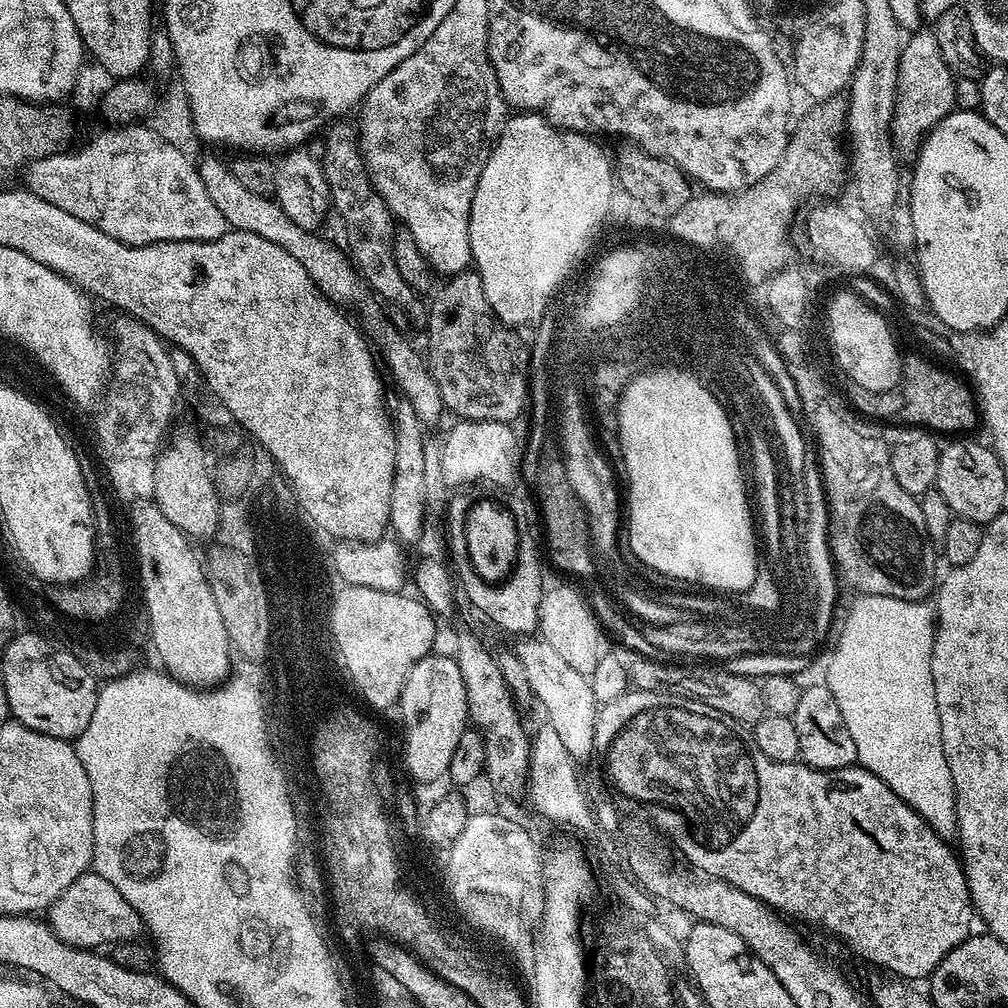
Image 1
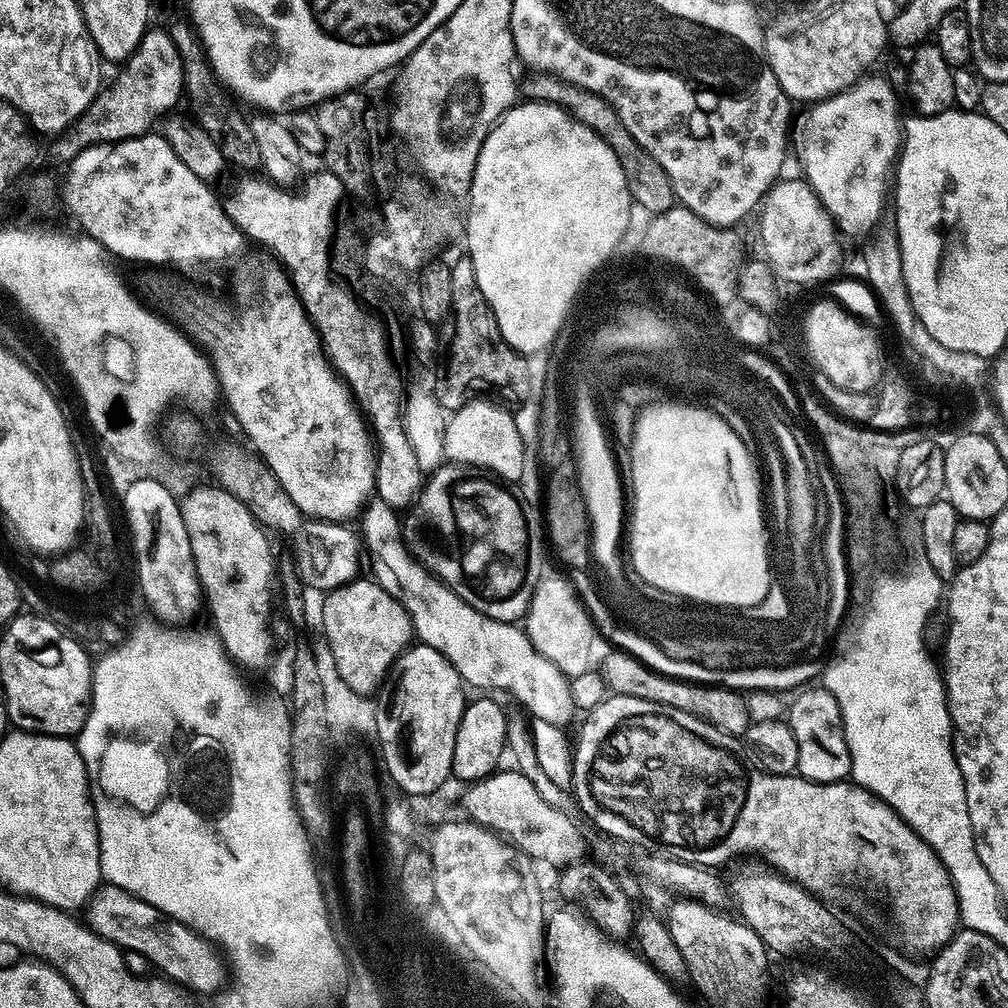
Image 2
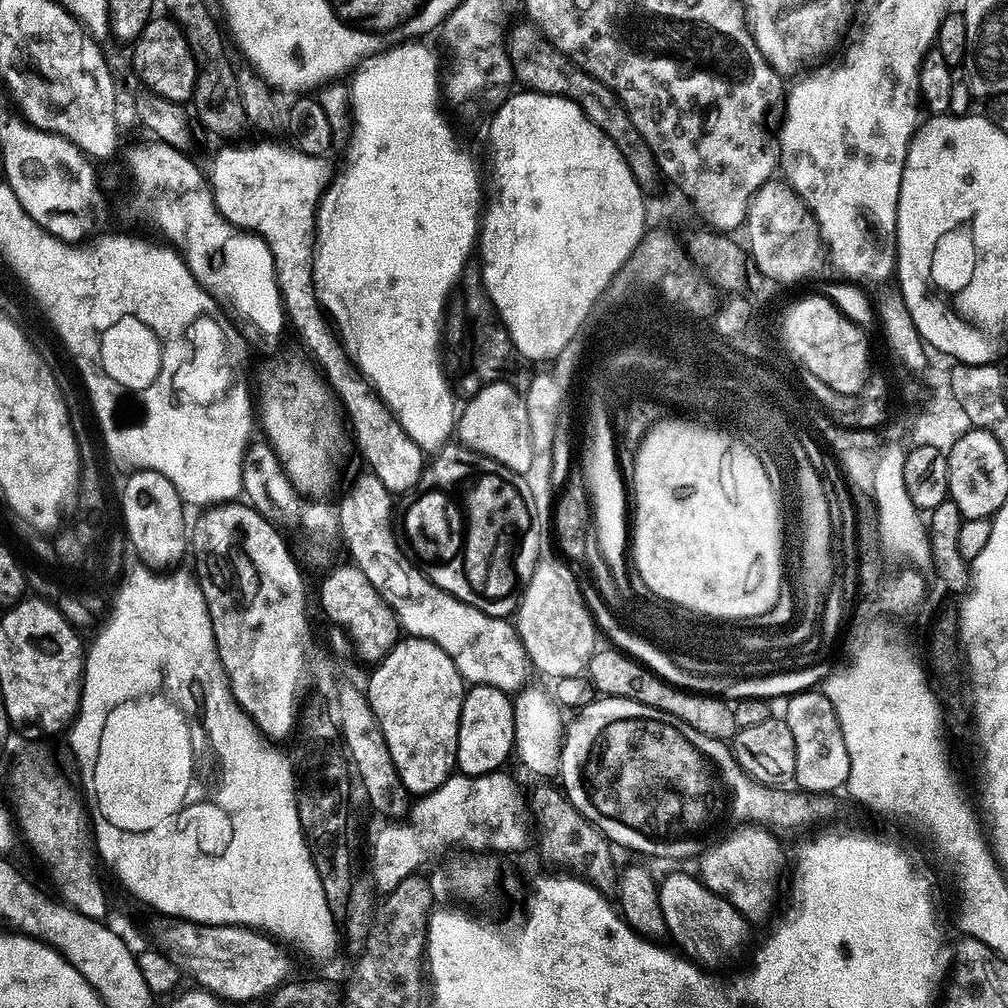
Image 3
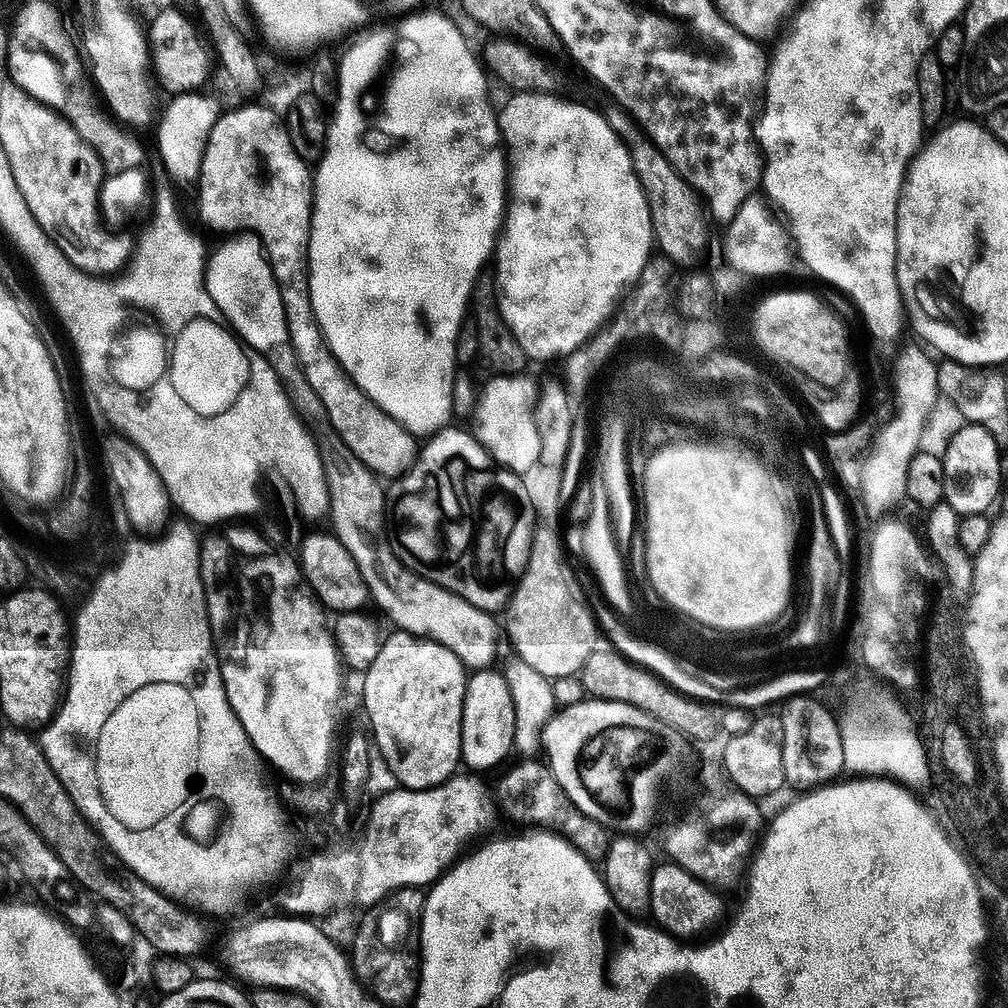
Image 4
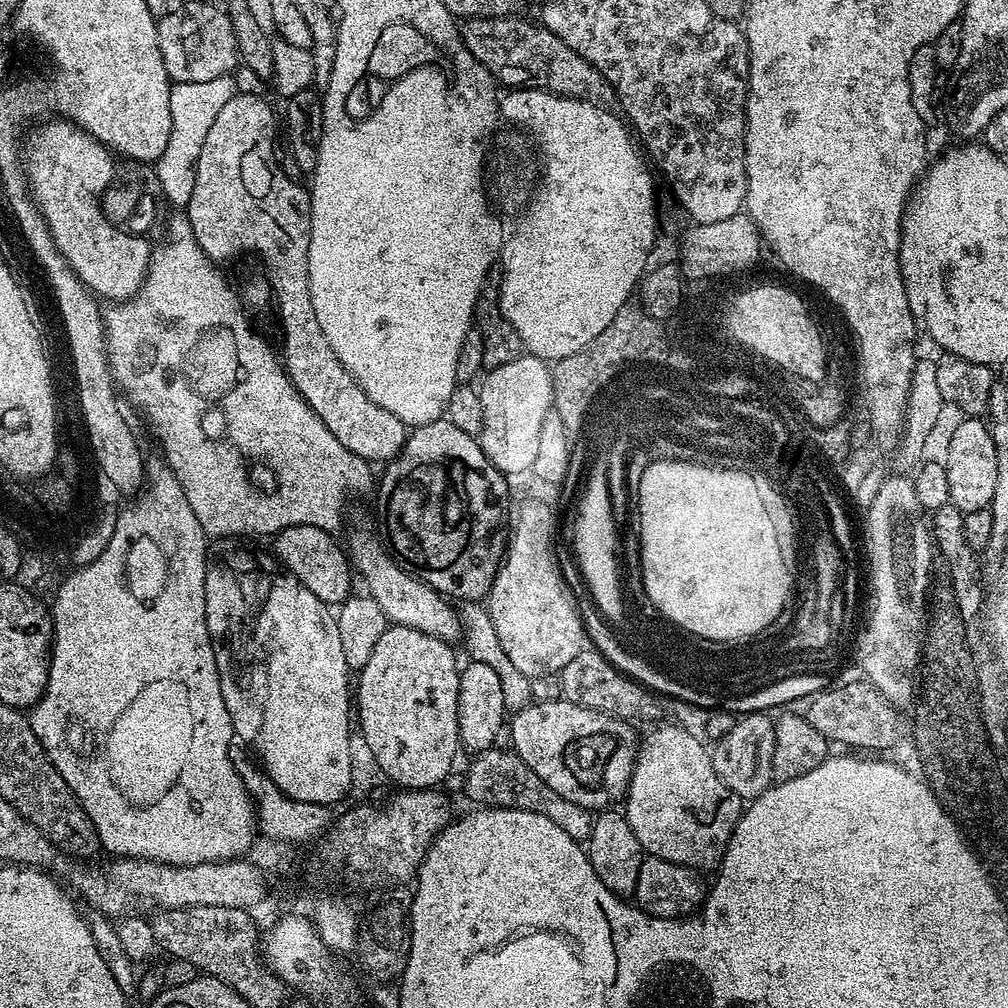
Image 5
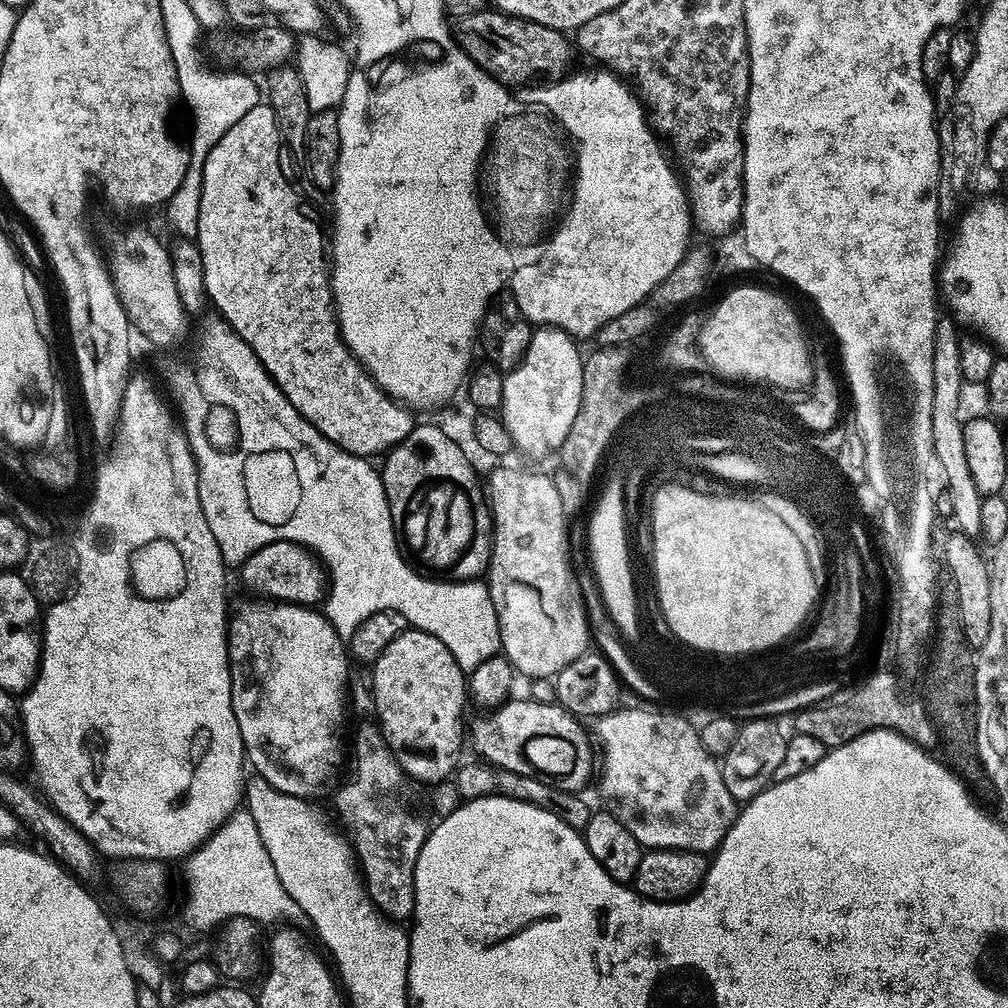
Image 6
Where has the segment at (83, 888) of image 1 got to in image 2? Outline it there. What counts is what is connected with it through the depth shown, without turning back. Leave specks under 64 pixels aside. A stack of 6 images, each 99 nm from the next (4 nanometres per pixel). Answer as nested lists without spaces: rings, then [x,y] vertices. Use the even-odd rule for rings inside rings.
[[[105,883],[96,889],[86,905],[88,912],[87,927],[117,944],[121,950],[138,950],[146,954],[153,969],[161,968],[167,979],[185,990],[193,988],[196,992],[210,992],[220,982],[220,968],[216,965],[218,952],[204,937],[197,935],[192,928],[182,922],[169,920],[154,906],[142,902],[137,896],[130,895],[117,884]]]

